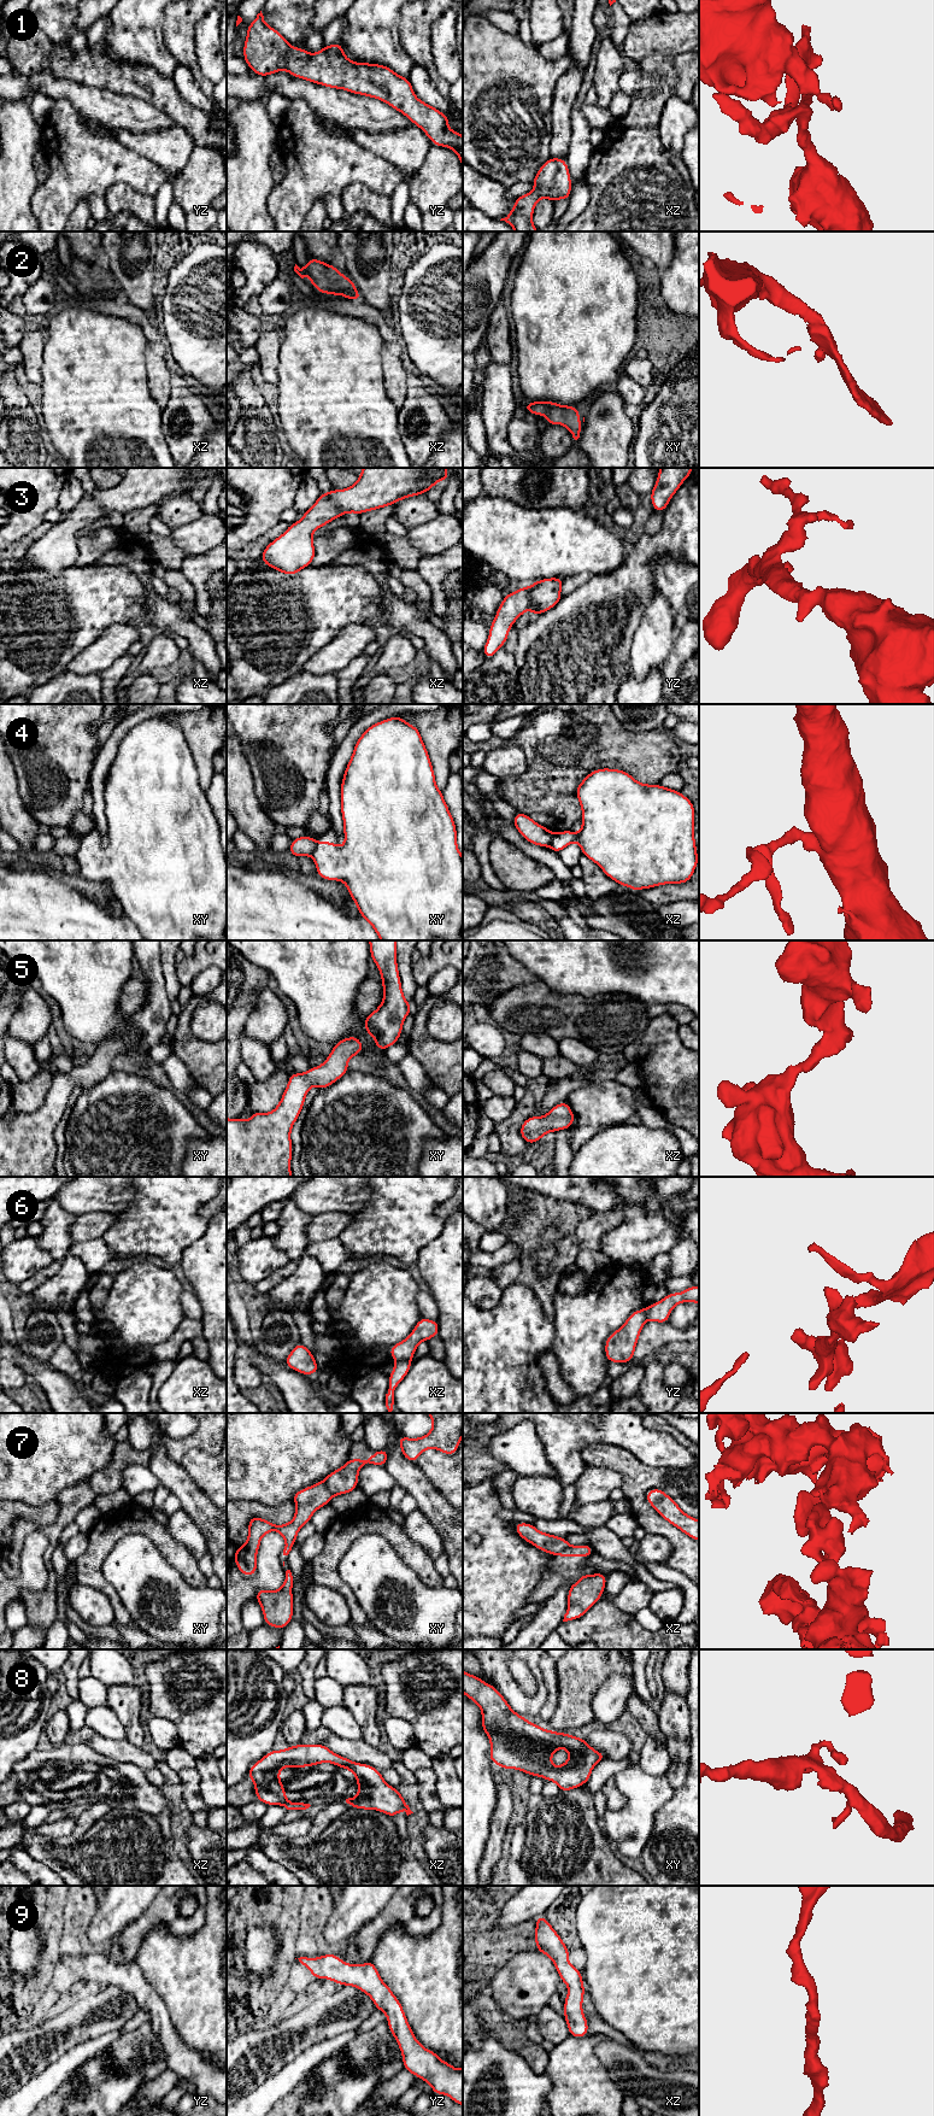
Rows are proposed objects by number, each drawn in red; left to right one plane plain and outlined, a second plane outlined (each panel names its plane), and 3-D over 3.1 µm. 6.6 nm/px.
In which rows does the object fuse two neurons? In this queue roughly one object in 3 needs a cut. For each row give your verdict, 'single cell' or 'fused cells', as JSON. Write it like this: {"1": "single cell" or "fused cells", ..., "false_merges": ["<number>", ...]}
{"1": "single cell", "2": "single cell", "3": "single cell", "4": "fused cells", "5": "single cell", "6": "fused cells", "7": "fused cells", "8": "single cell", "9": "single cell", "false_merges": ["4", "6", "7"]}

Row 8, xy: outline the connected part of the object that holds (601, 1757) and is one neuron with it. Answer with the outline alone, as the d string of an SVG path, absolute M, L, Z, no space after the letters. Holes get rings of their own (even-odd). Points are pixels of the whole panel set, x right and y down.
M464 1670L463 1693L482 1710L482 1729L491 1741L488 1755L491 1762L499 1765L500 1769L515 1769L529 1776L540 1776L545 1781L557 1783L560 1792L569 1792L588 1782L595 1764L606 1759L605 1754L593 1749L586 1739L566 1733L556 1733L552 1729L546 1730L519 1716L494 1686ZM559 1748L565 1748L570 1757L562 1766L554 1766L551 1763L552 1754Z

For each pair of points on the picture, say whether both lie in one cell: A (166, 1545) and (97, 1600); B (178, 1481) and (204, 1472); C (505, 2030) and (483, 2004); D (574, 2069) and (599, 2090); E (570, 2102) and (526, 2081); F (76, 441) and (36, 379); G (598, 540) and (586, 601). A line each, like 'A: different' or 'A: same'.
A: different
B: different
C: same
D: same
E: different
F: different
G: different

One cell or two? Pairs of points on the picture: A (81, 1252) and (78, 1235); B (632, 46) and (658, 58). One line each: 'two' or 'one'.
A: two
B: two

